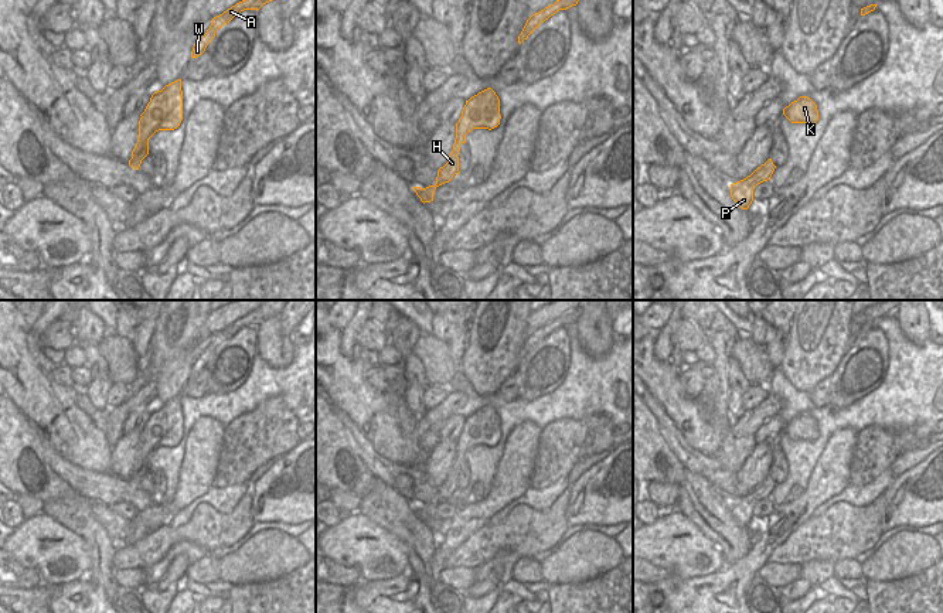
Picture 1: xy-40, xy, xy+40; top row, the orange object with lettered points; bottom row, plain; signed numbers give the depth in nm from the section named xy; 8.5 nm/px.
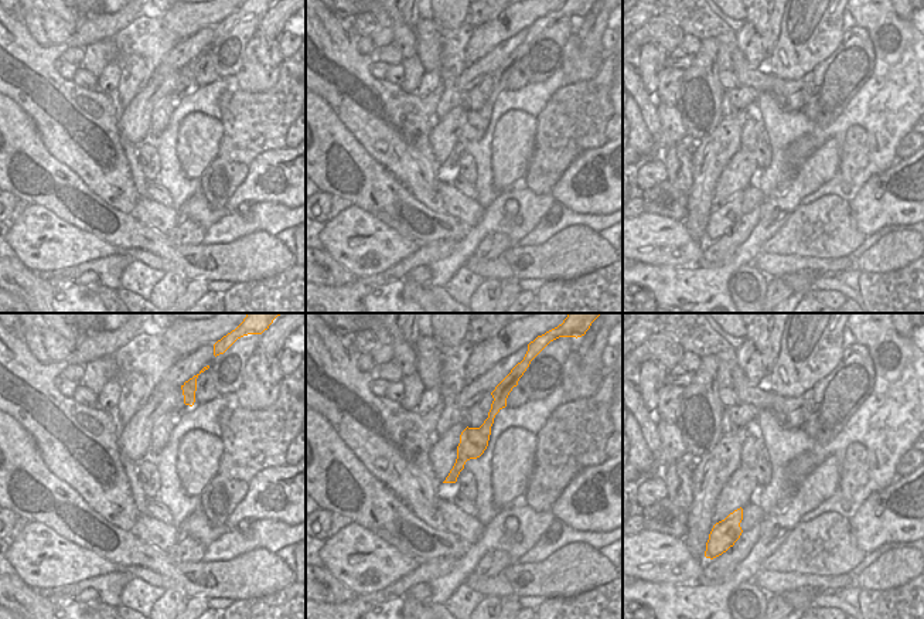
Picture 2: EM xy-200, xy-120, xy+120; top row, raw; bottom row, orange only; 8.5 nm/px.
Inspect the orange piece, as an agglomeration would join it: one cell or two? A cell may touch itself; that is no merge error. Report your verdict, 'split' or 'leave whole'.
leave whole

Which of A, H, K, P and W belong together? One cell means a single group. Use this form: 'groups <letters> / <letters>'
groups A H K P W

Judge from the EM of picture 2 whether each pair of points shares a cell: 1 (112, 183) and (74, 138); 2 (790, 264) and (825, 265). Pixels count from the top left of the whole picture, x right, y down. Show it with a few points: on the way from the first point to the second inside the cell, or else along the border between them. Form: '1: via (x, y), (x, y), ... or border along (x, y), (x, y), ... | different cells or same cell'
1: via (105, 172), (85, 149) | same cell
2: via (798, 264), (817, 264) | same cell

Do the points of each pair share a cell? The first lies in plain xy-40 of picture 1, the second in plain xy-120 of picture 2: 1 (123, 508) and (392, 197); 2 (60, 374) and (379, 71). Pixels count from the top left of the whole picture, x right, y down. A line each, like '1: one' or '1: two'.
1: two
2: one

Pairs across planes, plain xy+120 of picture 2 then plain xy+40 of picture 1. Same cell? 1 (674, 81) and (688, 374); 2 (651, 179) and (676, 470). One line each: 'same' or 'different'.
1: same
2: different

